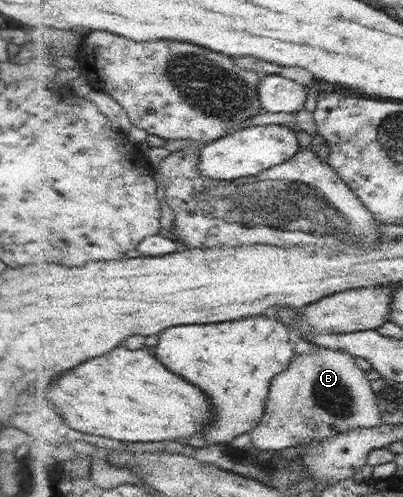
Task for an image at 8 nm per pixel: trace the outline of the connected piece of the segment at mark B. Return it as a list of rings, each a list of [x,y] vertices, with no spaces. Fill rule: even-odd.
[[[319,347],[312,353],[297,355],[290,369],[274,378],[270,402],[267,403],[262,423],[250,431],[255,444],[261,450],[285,450],[312,440],[322,440],[342,432],[351,432],[355,428],[383,426],[384,414],[377,402],[372,380],[367,378],[367,373],[359,366],[357,357],[344,350]]]

